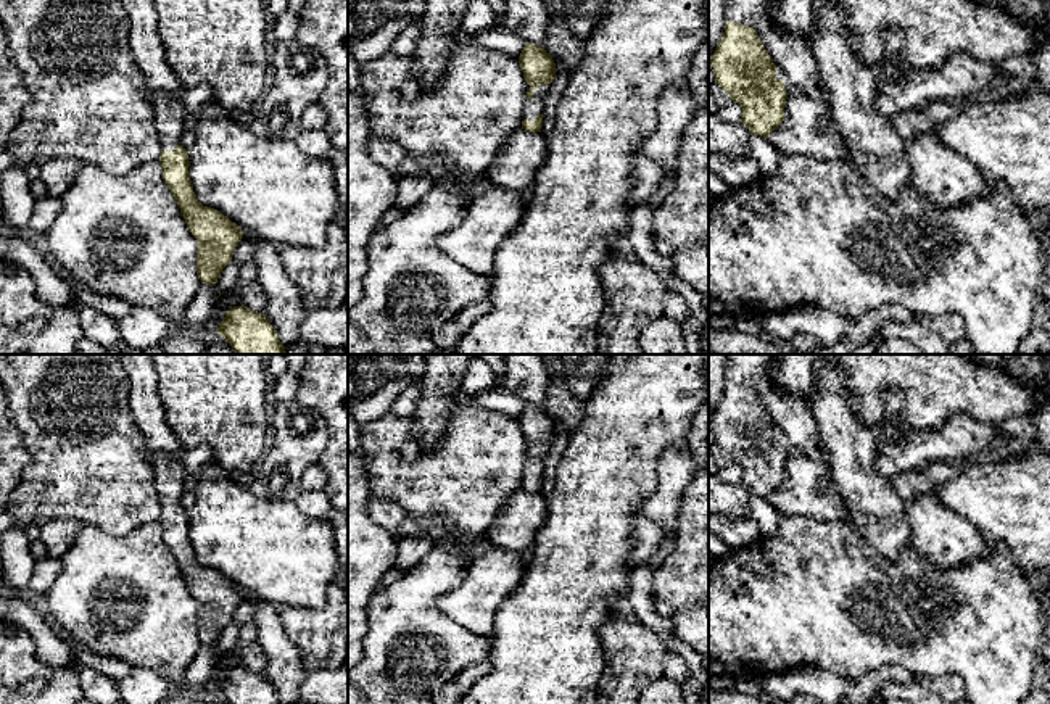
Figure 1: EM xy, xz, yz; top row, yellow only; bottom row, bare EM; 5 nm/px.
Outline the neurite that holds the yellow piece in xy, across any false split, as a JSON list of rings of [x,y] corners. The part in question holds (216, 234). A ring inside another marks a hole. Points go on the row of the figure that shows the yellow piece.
[[[163,93],[155,101],[155,127],[163,145],[159,155],[163,179],[198,242],[198,277],[201,284],[213,285],[222,269],[232,263],[235,246],[243,238],[243,230],[217,209],[198,201],[188,174],[188,151],[182,145],[184,116],[185,111],[179,97]]]

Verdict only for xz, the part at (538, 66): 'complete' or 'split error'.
split error

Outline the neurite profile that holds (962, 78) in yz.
[[[958,52],[939,68],[908,68],[897,79],[876,76],[874,110],[892,118],[932,101],[969,101],[997,95],[1013,76]]]

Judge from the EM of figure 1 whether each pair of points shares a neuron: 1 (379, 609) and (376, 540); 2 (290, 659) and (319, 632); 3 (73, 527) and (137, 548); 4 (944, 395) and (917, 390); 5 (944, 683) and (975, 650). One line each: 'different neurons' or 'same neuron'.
1: different neurons
2: different neurons
3: different neurons
4: same neuron
5: different neurons

